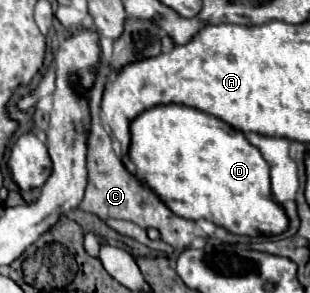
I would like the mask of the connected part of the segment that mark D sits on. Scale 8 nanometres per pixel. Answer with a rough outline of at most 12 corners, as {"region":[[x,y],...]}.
{"region":[[166,104],[128,158],[174,214],[232,234],[290,220],[270,164],[224,120]]}

